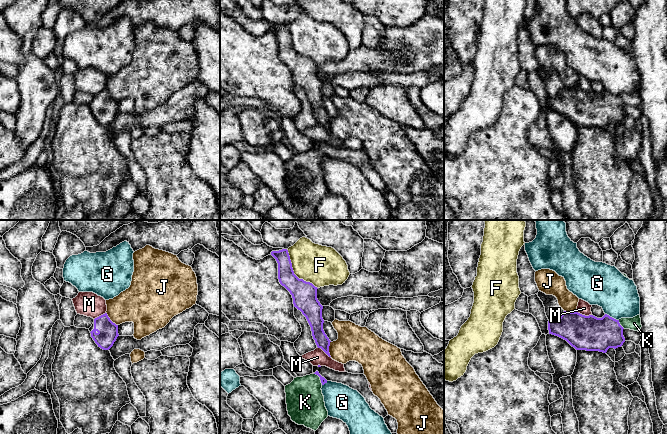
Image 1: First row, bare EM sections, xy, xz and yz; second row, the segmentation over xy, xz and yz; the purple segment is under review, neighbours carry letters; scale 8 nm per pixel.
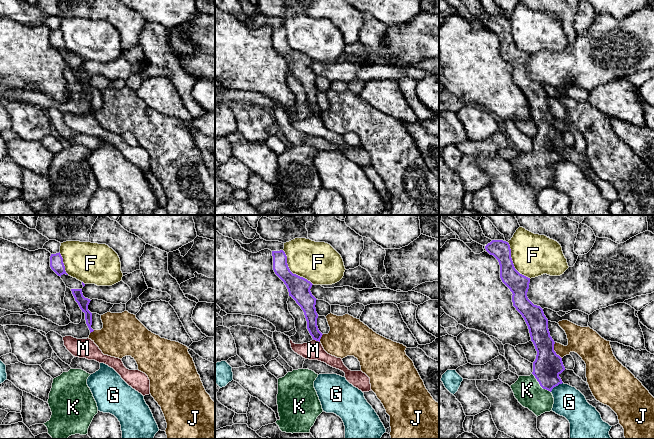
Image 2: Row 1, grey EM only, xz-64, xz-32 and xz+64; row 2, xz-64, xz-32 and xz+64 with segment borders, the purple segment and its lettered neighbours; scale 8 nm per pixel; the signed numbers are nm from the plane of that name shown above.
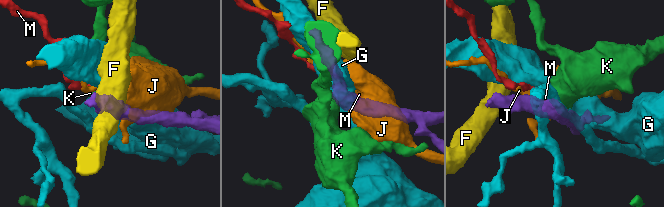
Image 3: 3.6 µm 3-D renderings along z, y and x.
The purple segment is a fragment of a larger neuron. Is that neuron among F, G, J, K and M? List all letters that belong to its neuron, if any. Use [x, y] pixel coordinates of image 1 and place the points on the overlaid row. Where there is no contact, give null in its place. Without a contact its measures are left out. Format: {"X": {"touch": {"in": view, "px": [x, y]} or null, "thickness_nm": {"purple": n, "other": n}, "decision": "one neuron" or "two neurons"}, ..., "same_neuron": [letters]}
{"F": {"touch": {"in": "xz", "px": [293, 273]}, "thickness_nm": {"purple": 200, "other": 320}, "decision": "two neurons"}, "G": {"touch": {"in": "yz", "px": [611, 317]}, "thickness_nm": {"purple": 280, "other": 320}, "decision": "two neurons"}, "J": {"touch": {"in": "xz", "px": [328, 349]}, "thickness_nm": {"purple": 120, "other": 280}, "decision": "two neurons"}, "K": {"touch": {"in": "yz", "px": [619, 324]}, "thickness_nm": {"purple": 280, "other": 100}, "decision": "one neuron"}, "M": {"touch": {"in": "yz", "px": [584, 315]}, "thickness_nm": {"purple": 280, "other": 110}, "decision": "two neurons"}, "same_neuron": ["K"]}

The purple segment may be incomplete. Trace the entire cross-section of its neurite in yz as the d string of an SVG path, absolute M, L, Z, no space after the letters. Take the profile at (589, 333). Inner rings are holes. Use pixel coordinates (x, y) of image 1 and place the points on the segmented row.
M564 311L556 321L548 321L549 334L566 340L576 350L599 351L606 353L609 348L618 348L623 345L625 338L624 329L641 331L640 314L633 318L621 318L616 320L605 314L602 318L593 315L585 316L578 312Z

